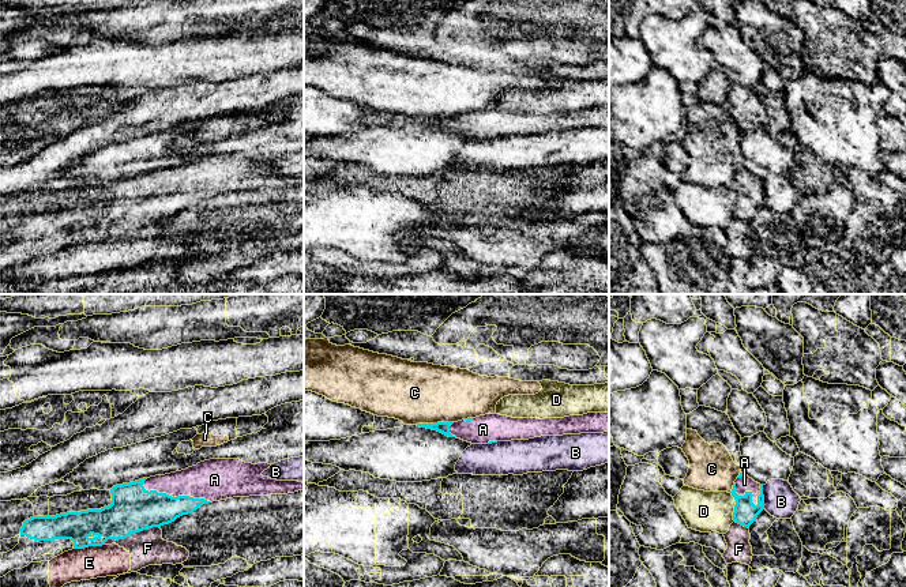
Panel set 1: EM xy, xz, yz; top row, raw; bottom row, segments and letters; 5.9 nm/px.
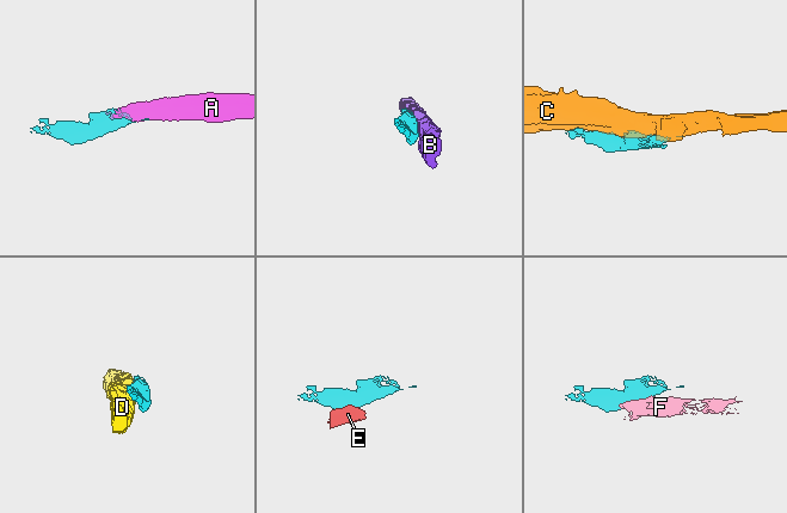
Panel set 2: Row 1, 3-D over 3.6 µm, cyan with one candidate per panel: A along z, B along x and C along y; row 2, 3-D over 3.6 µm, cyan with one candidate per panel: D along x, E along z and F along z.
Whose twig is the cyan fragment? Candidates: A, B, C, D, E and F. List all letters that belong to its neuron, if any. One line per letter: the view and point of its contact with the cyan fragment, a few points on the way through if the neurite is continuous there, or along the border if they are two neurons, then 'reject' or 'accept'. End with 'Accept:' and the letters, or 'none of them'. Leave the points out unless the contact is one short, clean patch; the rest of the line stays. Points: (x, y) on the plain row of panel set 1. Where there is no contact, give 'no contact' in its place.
A: xy (176, 192) | accept
B: yz (763, 192) | reject
C: xz (433, 119) | reject
D: yz (735, 202) | reject
E: xy (89, 240) | along xy (104, 239), (74, 244) | reject
F: xy (131, 228) | along xy (158, 221), (134, 226), (123, 233), (108, 234), (104, 239) | reject
Accept: A

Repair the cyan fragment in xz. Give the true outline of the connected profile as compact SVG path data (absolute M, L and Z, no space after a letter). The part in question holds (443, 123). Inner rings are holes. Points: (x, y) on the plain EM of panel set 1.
M587 108L564 113L512 113L485 109L458 117L417 118L471 139L529 135L541 131L563 131L609 127L609 108Z

